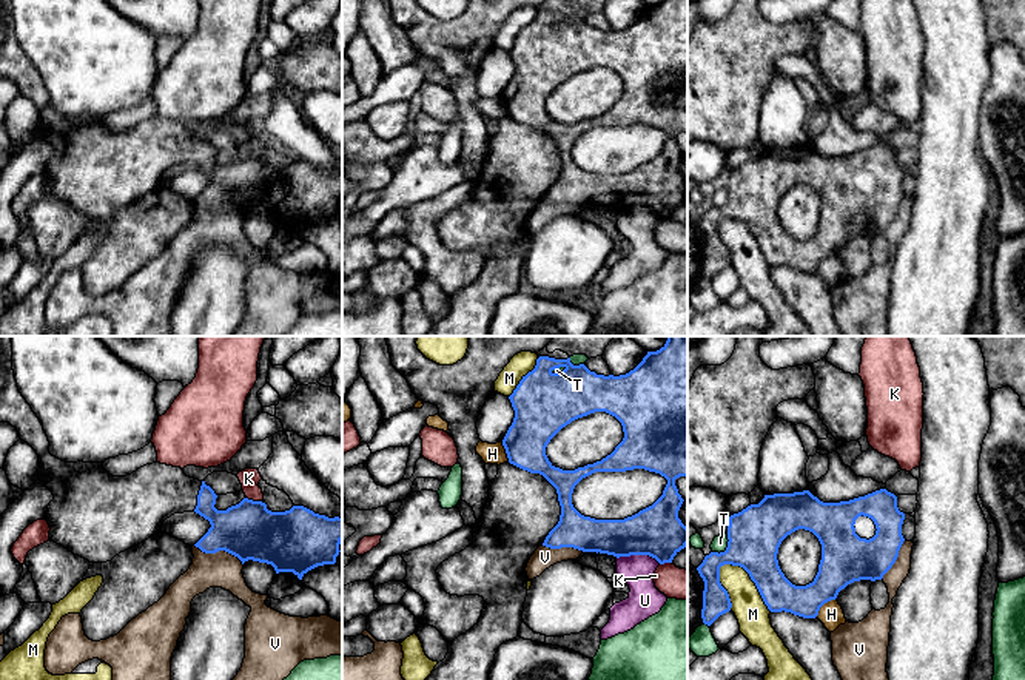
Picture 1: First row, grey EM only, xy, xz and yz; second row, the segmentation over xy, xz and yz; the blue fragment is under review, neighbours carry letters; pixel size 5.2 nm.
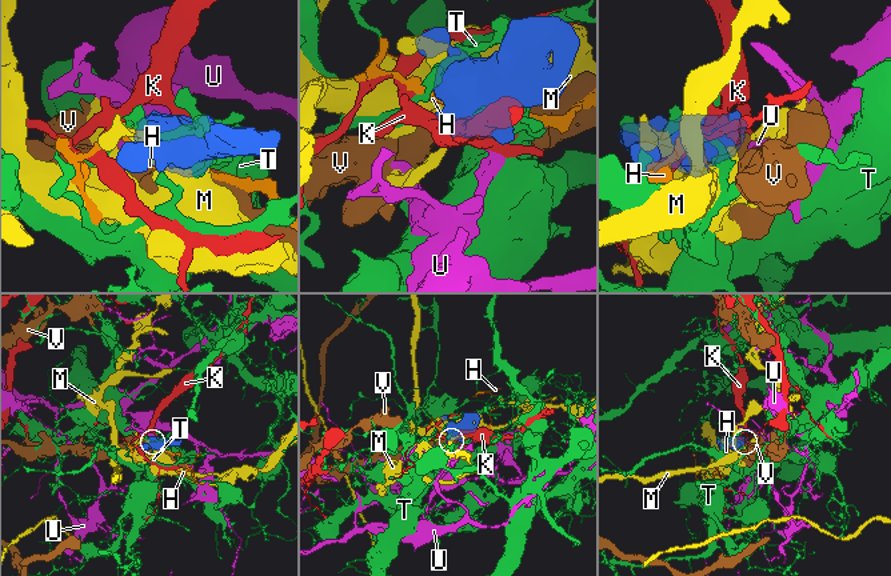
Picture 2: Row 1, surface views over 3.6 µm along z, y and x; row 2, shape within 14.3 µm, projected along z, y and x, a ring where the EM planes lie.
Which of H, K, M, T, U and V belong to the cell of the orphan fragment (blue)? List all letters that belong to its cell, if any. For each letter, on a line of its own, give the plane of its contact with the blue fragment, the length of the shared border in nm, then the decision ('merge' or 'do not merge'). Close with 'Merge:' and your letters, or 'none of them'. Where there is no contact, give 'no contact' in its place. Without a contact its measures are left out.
H: meets blue in yz; contact 140 nm long; do not merge
K: meets blue in xy; contact 100 nm long; do not merge
M: meets blue in yz; contact 360 nm long; do not merge
T: meets blue in yz; contact 130 nm long; do not merge
U: meets blue in xz; contact 240 nm long; do not merge
V: meets blue in xy; contact 280 nm long; do not merge
Merge: none of them

